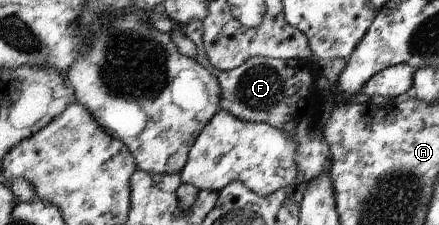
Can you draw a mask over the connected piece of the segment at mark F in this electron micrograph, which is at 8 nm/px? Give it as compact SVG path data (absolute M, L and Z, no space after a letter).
M189 20L182 26L185 36L193 42L197 50L196 62L205 66L219 82L221 90L221 109L229 112L234 118L266 123L272 128L277 128L285 134L291 134L297 144L295 152L295 164L304 181L307 182L321 172L328 172L331 166L331 154L327 148L327 142L322 134L311 136L311 130L317 130L319 126L319 114L329 108L329 99L325 99L315 86L315 80L319 78L319 69L306 59L271 59L255 56L245 60L238 68L227 71L215 70L208 64L202 47L202 21Z

